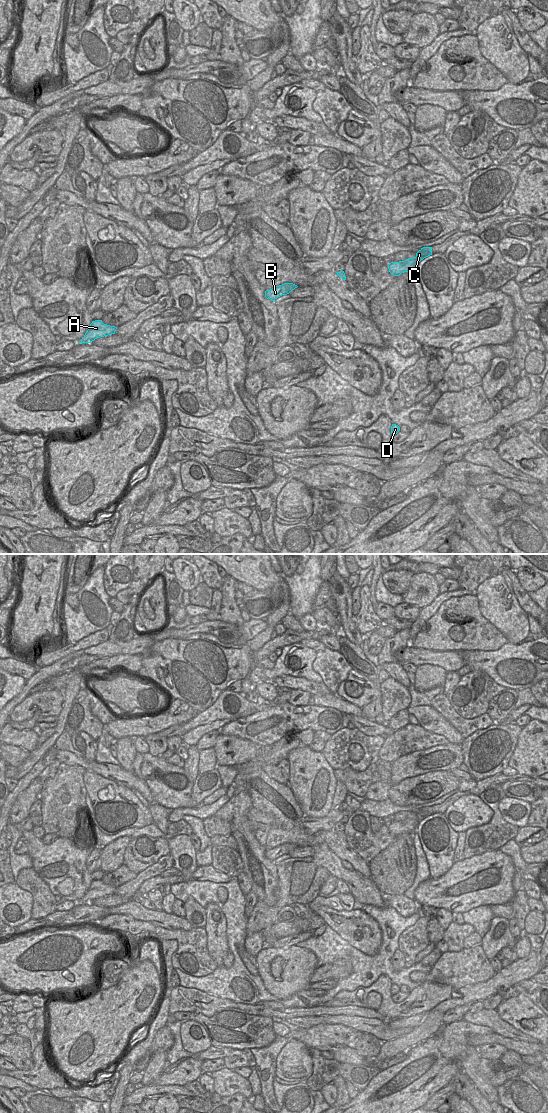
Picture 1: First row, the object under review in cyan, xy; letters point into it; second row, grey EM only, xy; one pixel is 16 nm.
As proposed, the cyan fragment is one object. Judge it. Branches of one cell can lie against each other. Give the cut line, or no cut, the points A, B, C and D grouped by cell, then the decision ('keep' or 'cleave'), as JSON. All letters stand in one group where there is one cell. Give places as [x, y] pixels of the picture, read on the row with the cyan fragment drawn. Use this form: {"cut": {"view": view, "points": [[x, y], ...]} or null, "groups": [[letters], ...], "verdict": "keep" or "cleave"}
{"cut": {"view": "xy", "points": [[402, 261], [406, 267], [413, 271]]}, "groups": [["A", "B", "C"], ["D"]], "verdict": "cleave"}

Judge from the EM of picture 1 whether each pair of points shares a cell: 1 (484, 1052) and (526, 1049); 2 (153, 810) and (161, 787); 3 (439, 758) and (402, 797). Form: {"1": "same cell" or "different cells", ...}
{"1": "different cells", "2": "different cells", "3": "different cells"}

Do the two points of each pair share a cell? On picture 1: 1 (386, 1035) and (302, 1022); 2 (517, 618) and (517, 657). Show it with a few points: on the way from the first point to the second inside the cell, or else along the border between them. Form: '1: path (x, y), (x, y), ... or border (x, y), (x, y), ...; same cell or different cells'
1: path (365, 1024), (344, 1019), (323, 1019); same cell
2: border (508, 641), (518, 644); different cells

